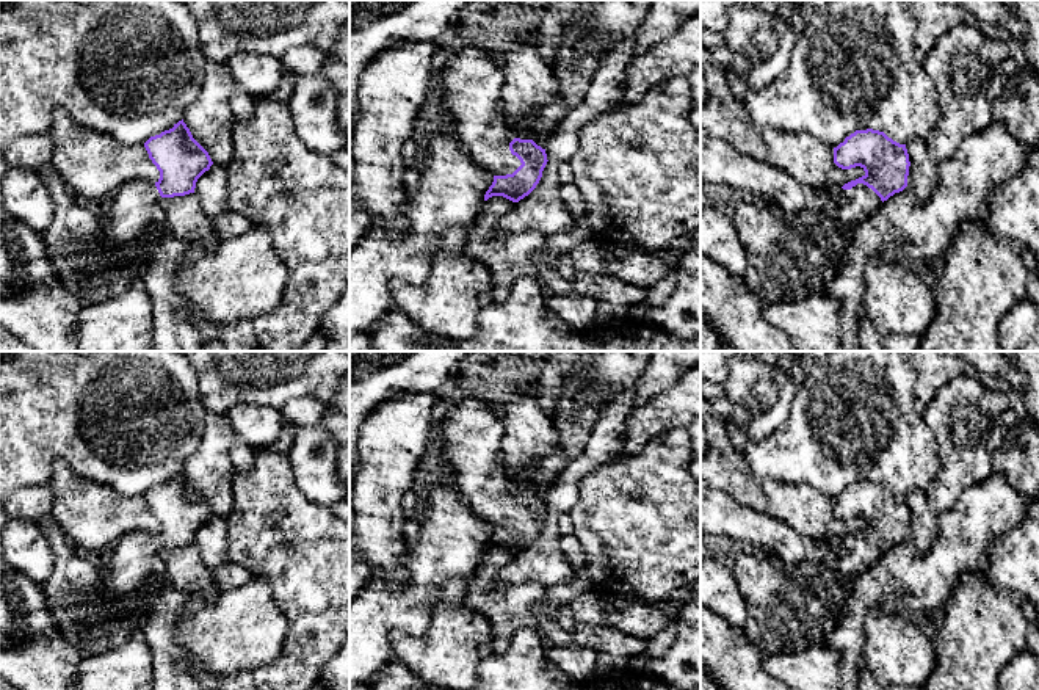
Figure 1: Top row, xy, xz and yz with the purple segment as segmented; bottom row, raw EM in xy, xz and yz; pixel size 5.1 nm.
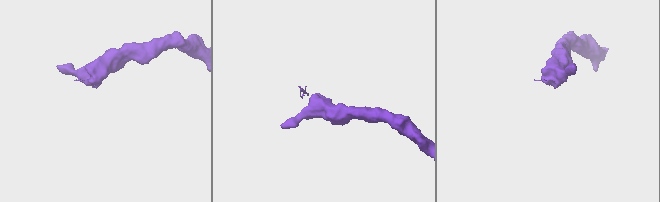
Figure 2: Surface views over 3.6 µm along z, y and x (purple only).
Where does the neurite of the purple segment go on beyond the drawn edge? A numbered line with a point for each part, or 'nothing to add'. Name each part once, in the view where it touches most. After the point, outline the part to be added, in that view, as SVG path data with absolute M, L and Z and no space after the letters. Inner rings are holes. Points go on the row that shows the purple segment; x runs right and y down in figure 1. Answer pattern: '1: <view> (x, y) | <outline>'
1: xz (472, 79) | M459 42L443 67L440 105L472 160L494 176L512 174L522 165L509 151L514 135L505 119L503 82L498 44Z

